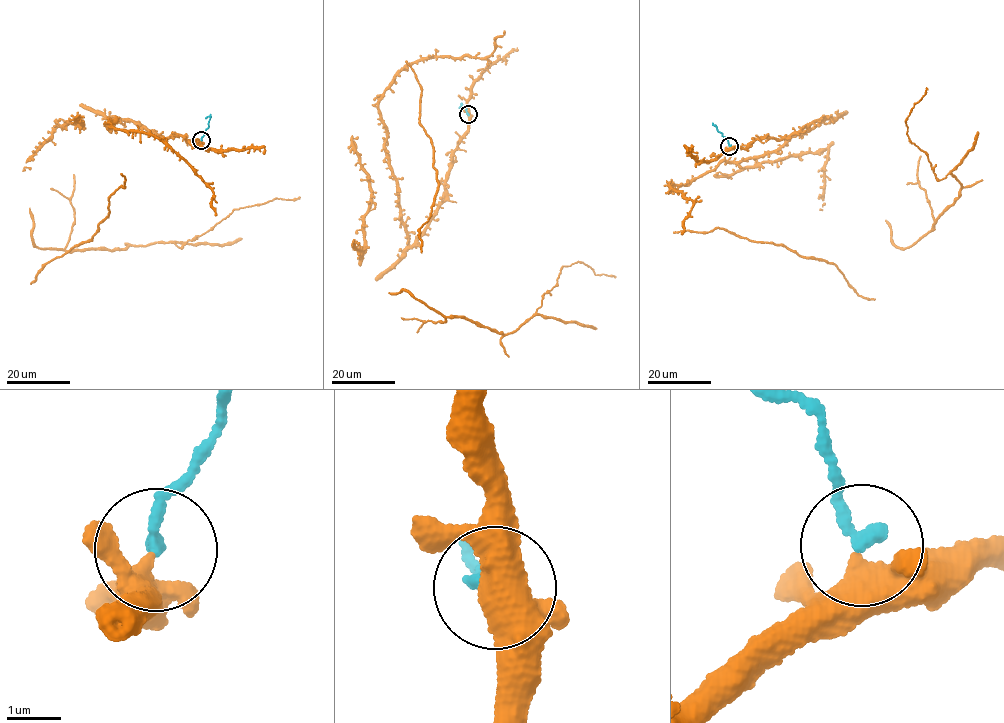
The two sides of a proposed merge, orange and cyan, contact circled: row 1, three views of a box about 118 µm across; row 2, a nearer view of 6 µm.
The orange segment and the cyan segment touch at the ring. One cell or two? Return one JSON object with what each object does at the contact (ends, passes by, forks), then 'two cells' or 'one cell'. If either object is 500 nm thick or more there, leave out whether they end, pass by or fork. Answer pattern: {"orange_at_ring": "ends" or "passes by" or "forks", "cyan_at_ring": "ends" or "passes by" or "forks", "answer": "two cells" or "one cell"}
{"orange_at_ring": "passes by", "cyan_at_ring": "ends", "answer": "two cells"}

